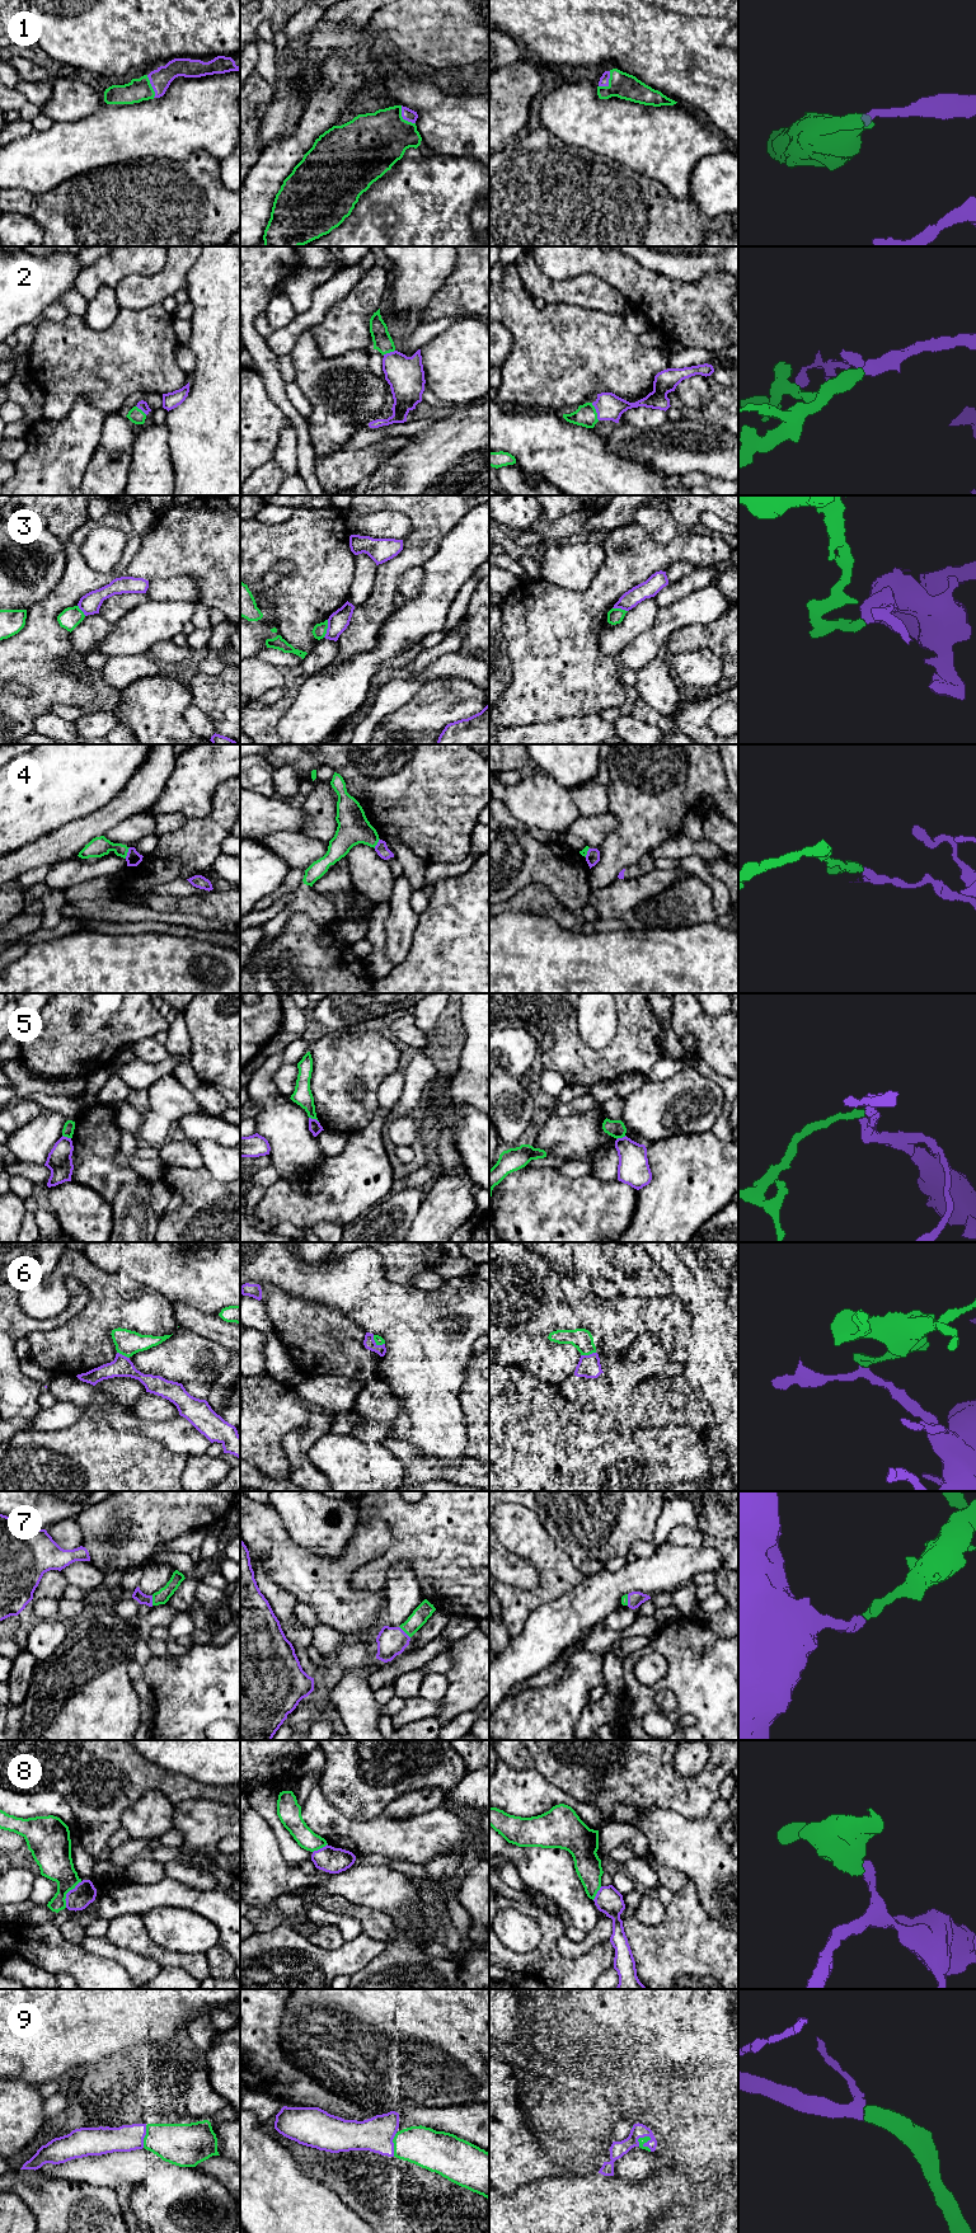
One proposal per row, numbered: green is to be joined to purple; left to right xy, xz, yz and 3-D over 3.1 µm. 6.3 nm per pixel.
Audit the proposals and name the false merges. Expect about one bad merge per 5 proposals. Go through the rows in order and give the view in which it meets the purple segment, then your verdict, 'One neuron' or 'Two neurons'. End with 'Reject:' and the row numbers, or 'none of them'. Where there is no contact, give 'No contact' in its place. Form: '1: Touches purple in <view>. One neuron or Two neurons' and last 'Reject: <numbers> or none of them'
1: Touches purple in xz. One neuron
2: Touches purple in yz. One neuron
3: Touches purple in xz. Two neurons
4: Touches purple in xy. Two neurons
5: Touches purple in xz. Two neurons
6: Touches purple in yz. One neuron
7: Touches purple in xz. One neuron
8: Touches purple in xy. Two neurons
9: Touches purple in yz. One neuron
Reject: 3, 4, 5, 8

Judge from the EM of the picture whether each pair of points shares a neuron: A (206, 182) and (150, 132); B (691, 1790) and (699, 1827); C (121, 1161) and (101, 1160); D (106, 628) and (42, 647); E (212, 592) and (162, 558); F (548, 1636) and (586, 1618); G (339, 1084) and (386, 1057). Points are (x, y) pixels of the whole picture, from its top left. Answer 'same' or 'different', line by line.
A: different
B: different
C: different
D: different
E: same
F: same
G: same

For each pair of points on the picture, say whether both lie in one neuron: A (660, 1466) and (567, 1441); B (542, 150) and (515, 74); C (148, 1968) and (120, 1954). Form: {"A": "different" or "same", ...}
{"A": "same", "B": "different", "C": "same"}

